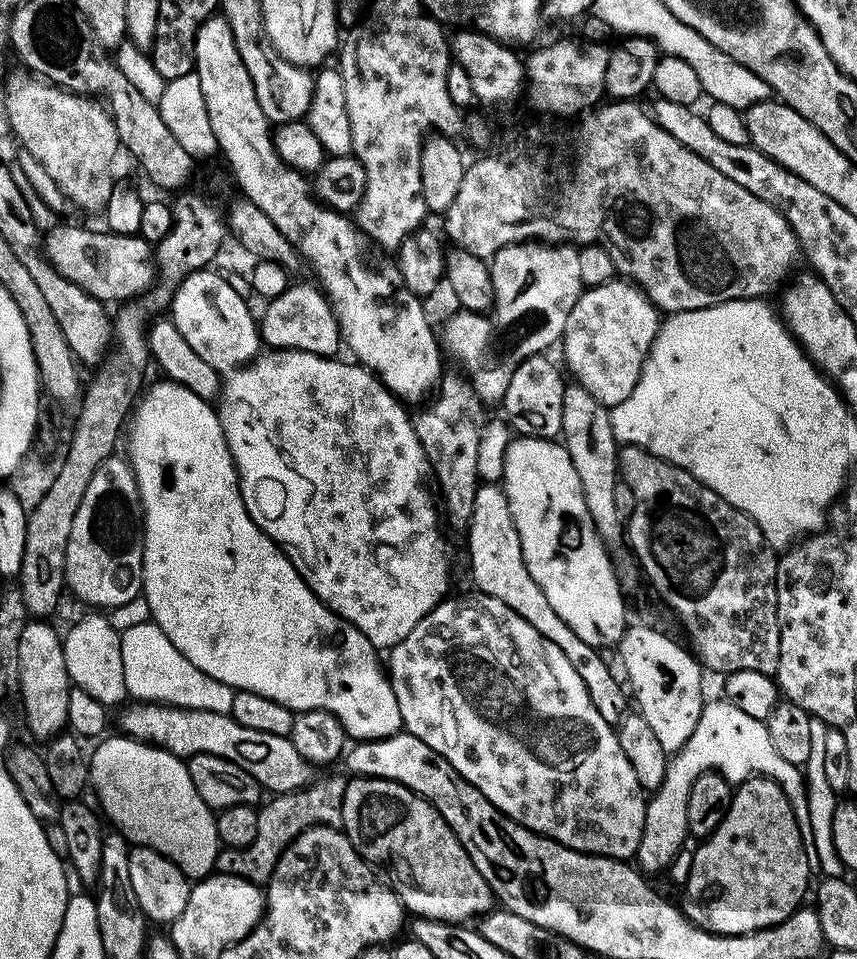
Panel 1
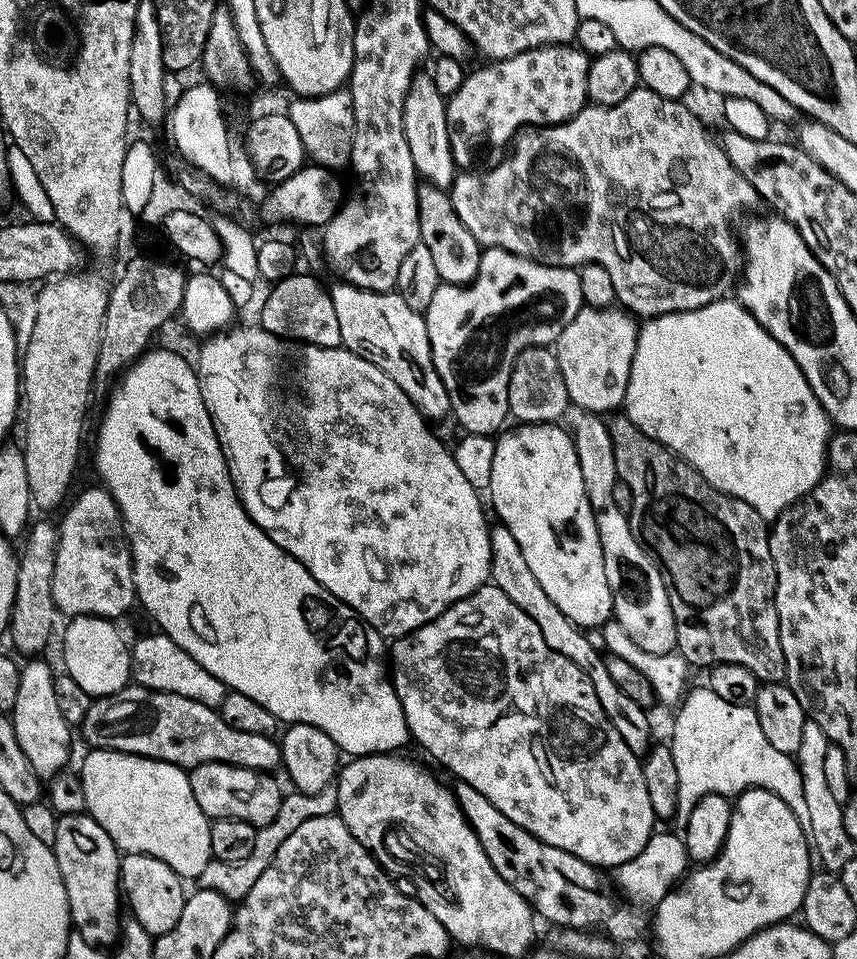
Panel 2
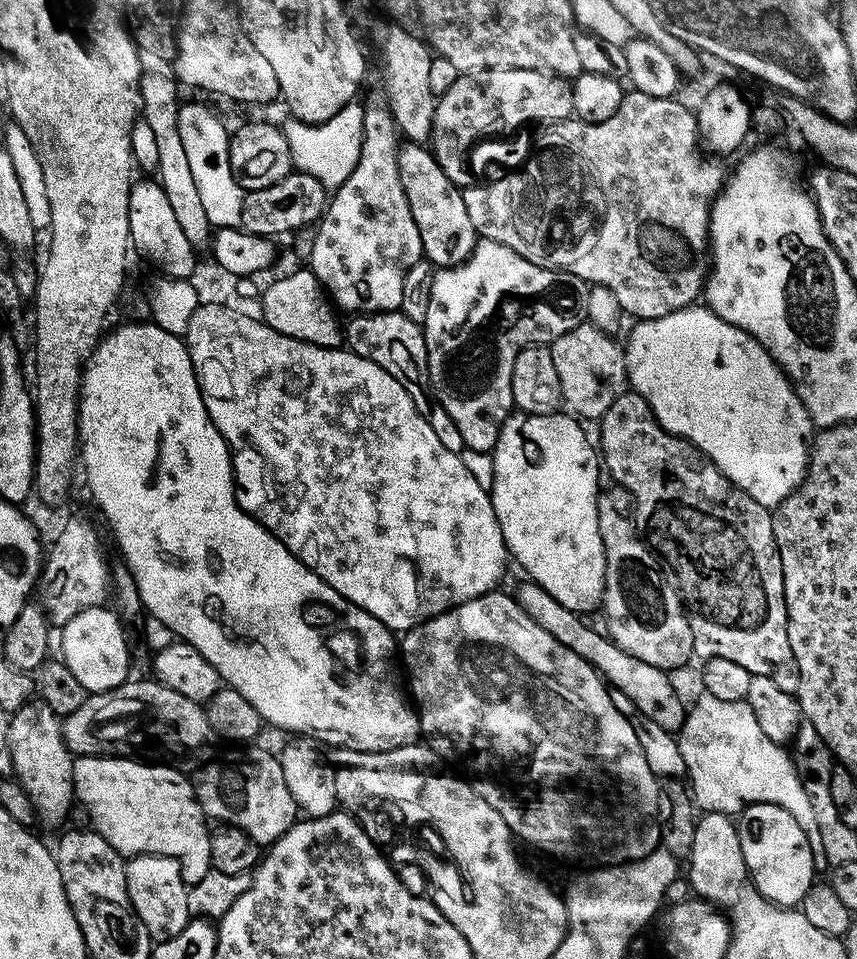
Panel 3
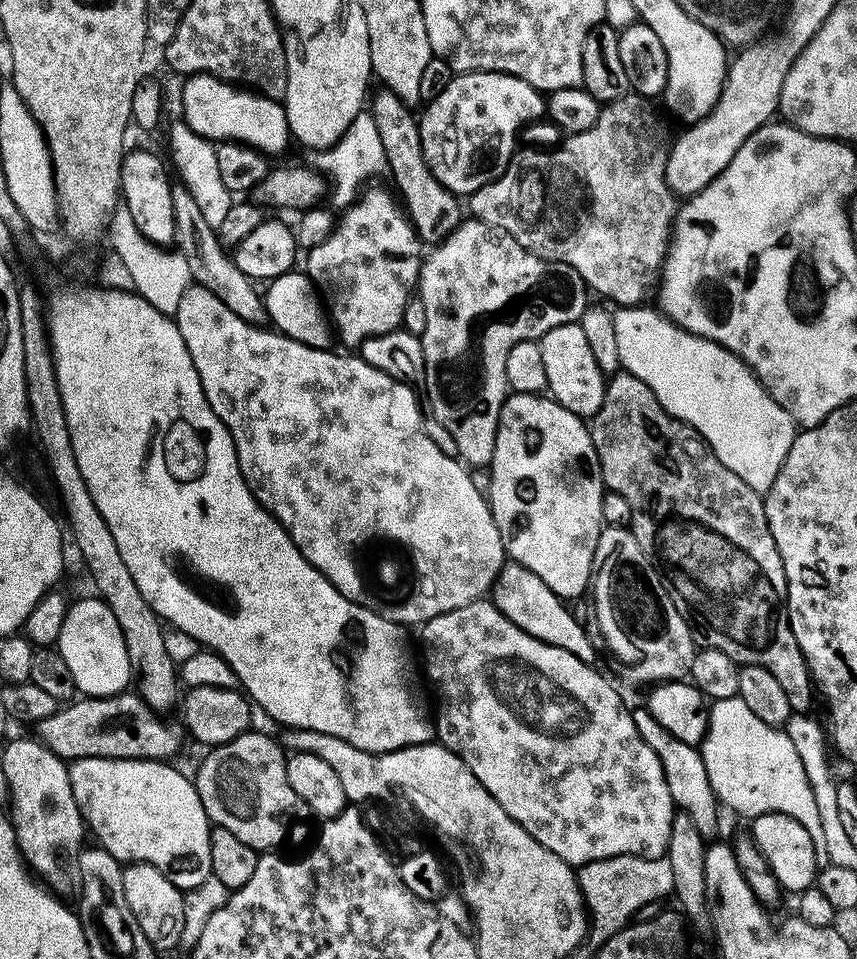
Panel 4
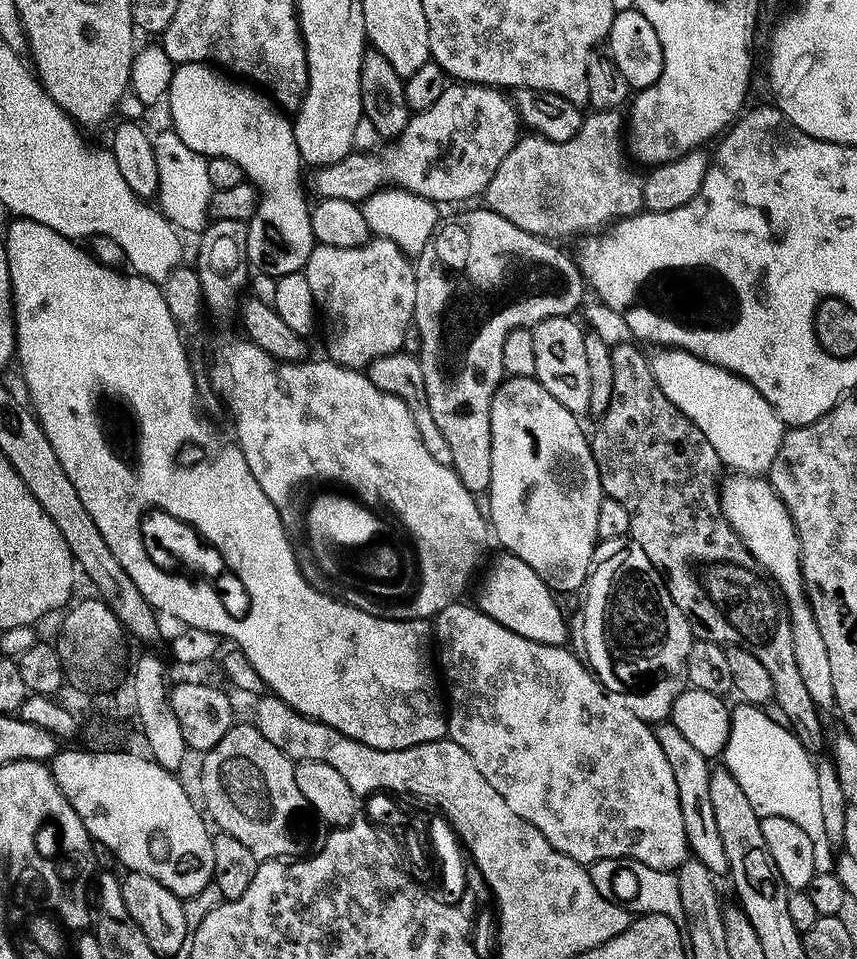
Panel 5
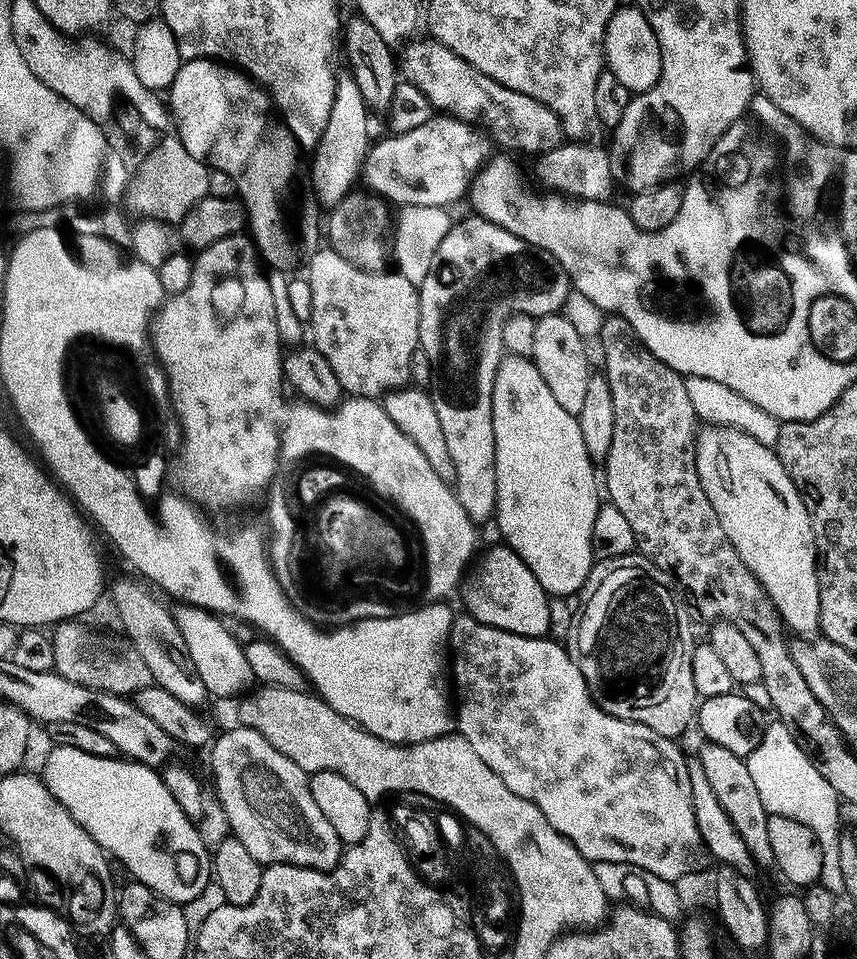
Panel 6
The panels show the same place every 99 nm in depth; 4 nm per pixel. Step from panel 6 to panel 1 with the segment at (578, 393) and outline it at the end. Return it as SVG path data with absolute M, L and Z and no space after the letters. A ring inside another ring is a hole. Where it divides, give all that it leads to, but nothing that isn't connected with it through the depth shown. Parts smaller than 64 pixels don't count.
M613 278L602 286L584 288L578 302L574 302L574 310L570 310L570 318L566 322L566 330L562 337L564 360L568 363L567 371L570 376L572 371L571 379L590 390L590 394L610 410L615 404L626 402L626 398L630 398L630 390L634 390L638 382L644 359L652 348L661 323L662 316L656 305L627 279Z

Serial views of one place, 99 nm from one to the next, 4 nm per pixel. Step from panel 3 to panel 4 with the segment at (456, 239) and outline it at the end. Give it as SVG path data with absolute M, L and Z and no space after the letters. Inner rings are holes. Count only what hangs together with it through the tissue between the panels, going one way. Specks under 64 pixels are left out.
M383 86L377 89L377 92L375 89L370 96L370 111L374 118L374 126L378 130L378 138L382 138L382 150L386 154L388 163L387 175L392 175L392 180L396 183L395 191L402 199L403 209L412 221L416 235L425 245L435 246L460 225L461 201L453 192L446 190L446 186L442 186L442 182L434 178L430 166L426 166L426 158L422 154L422 138L417 113L409 104L402 102L402 98L394 94L394 90Z

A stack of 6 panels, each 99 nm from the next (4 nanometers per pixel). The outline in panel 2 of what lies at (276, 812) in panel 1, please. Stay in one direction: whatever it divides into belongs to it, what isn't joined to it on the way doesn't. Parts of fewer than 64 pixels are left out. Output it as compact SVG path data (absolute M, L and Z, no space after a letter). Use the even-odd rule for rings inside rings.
M335 785L325 787L319 793L304 794L300 791L291 791L281 799L279 804L279 812L275 821L266 825L264 828L257 829L254 840L253 853L246 858L246 862L240 864L218 862L211 860L206 864L206 869L202 870L202 874L196 877L196 884L199 889L210 889L222 894L230 902L239 902L250 892L250 888L258 882L258 878L262 876L262 872L266 870L270 862L273 860L274 854L278 852L278 848L282 846L282 842L286 840L303 822L309 821L310 818L331 816L337 811L337 790Z

